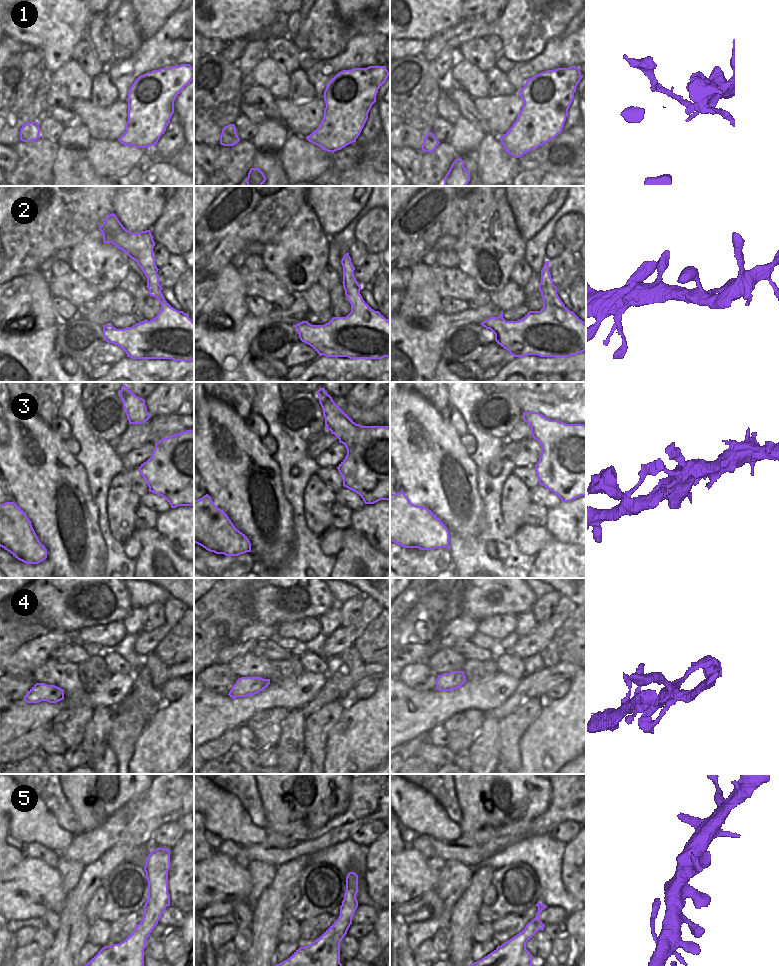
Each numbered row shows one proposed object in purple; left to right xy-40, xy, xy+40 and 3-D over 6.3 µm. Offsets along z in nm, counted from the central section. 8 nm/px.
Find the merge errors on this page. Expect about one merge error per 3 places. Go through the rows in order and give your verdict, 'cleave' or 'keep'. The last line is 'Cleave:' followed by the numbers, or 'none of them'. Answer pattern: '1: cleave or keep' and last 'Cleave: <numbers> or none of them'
1: cleave
2: keep
3: keep
4: keep
5: keep
Cleave: 1

